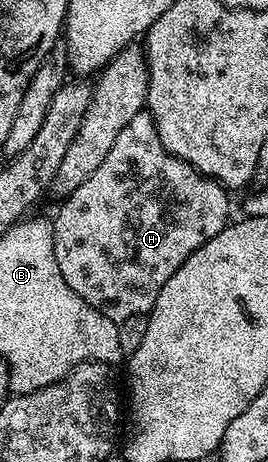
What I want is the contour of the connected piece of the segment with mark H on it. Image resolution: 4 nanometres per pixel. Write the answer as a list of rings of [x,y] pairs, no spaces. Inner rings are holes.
[[[143,110],[124,126],[100,167],[61,201],[62,209],[52,220],[60,274],[64,274],[64,282],[68,282],[88,306],[100,310],[100,314],[110,320],[121,322],[133,316],[146,316],[152,306],[156,306],[164,282],[168,282],[204,242],[216,238],[216,234],[231,223],[230,196],[217,180],[197,172],[187,160],[172,156],[164,142],[160,142],[156,122]]]

